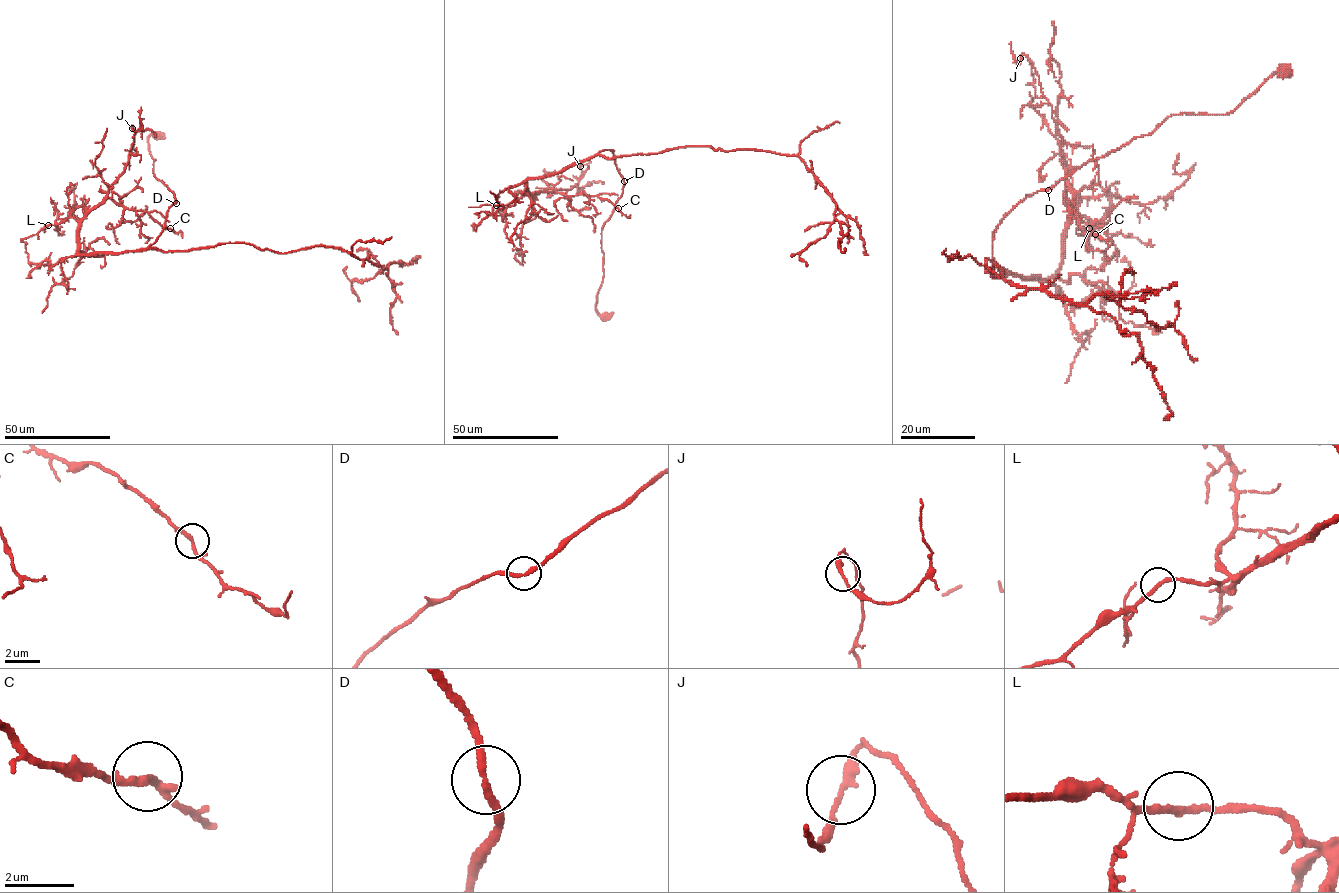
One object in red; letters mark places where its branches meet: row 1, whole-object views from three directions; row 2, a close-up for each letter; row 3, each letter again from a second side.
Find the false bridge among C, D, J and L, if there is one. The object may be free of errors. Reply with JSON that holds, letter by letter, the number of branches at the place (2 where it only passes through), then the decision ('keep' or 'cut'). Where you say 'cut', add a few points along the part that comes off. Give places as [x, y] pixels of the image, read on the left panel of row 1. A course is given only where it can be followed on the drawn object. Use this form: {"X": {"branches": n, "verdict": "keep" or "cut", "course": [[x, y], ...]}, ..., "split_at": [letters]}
{"C": {"branches": 2, "verdict": "keep"}, "D": {"branches": 2, "verdict": "keep"}, "J": {"branches": 2, "verdict": "keep"}, "L": {"branches": 2, "verdict": "keep"}, "split_at": []}

